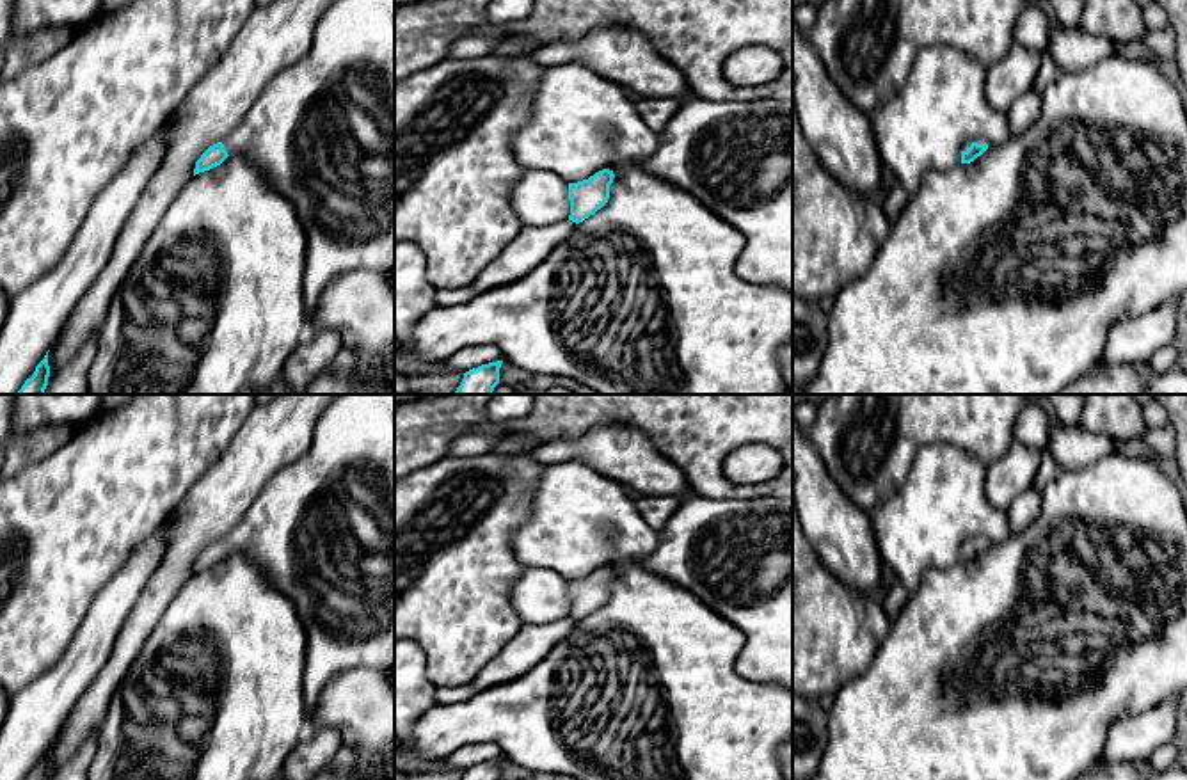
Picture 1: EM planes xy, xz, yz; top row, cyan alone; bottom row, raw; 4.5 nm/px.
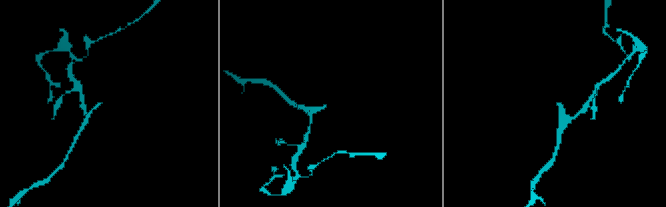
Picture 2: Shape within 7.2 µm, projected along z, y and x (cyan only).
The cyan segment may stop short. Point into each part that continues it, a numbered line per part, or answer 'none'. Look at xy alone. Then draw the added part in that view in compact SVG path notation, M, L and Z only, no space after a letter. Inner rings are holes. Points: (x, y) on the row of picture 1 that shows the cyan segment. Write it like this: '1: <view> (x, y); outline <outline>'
1: xy (322, 134); outline M338 0L322 16L311 50L295 66L274 78L249 110L240 126L227 135L224 149L229 156L243 156L268 179L270 187L295 206L306 233L306 272L302 281L307 322L316 309L323 288L339 274L354 270L389 270L394 267L394 0Z

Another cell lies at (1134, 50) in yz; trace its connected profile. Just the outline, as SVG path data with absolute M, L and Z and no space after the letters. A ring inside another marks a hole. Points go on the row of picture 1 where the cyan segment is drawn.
M1121 41L1116 55L1130 60L1155 62L1153 53L1139 41Z

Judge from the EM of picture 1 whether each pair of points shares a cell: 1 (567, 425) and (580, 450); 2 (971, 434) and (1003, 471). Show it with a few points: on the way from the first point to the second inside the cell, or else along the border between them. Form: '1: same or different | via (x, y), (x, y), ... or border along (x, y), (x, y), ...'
1: different | border along (615, 425), (541, 445)
2: different | border along (1015, 439), (987, 468)

